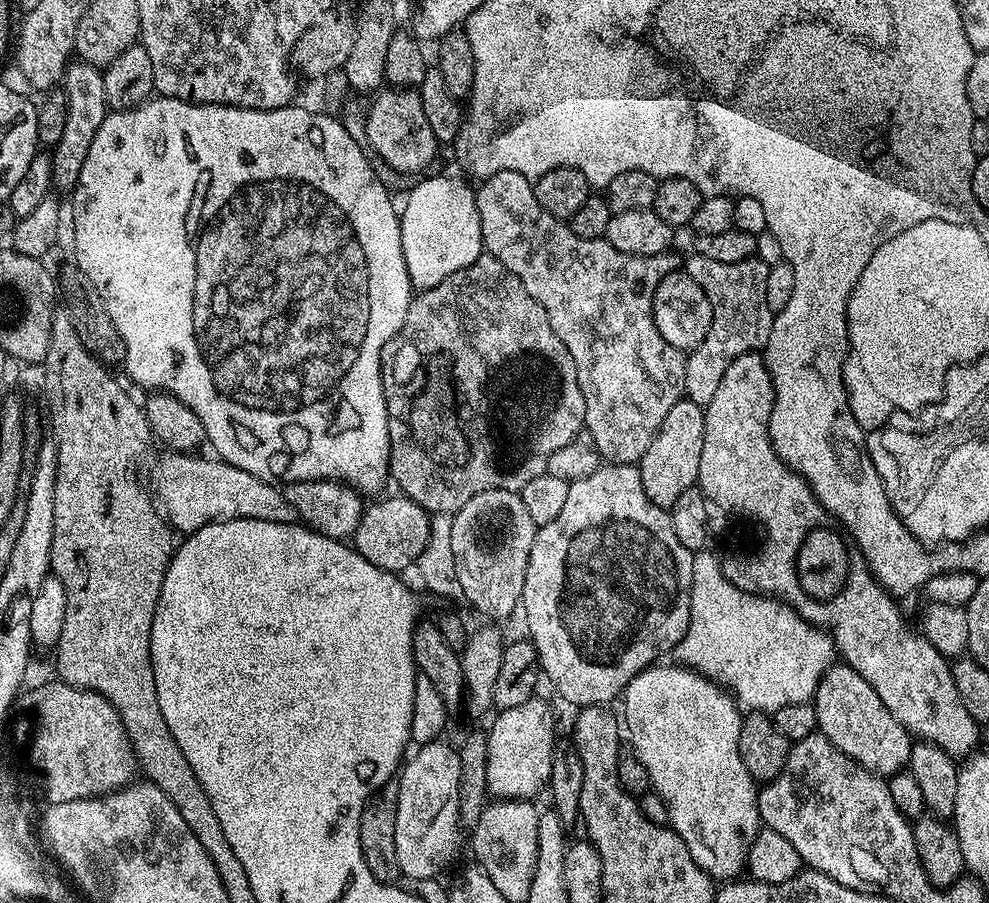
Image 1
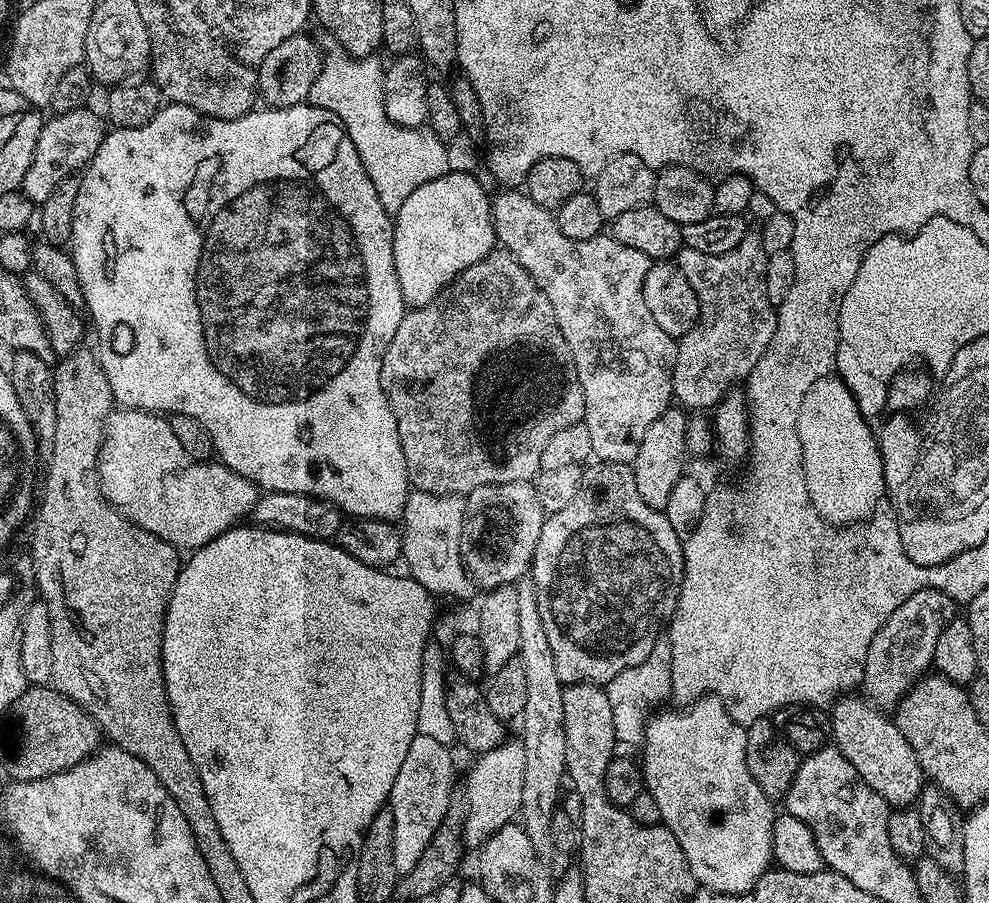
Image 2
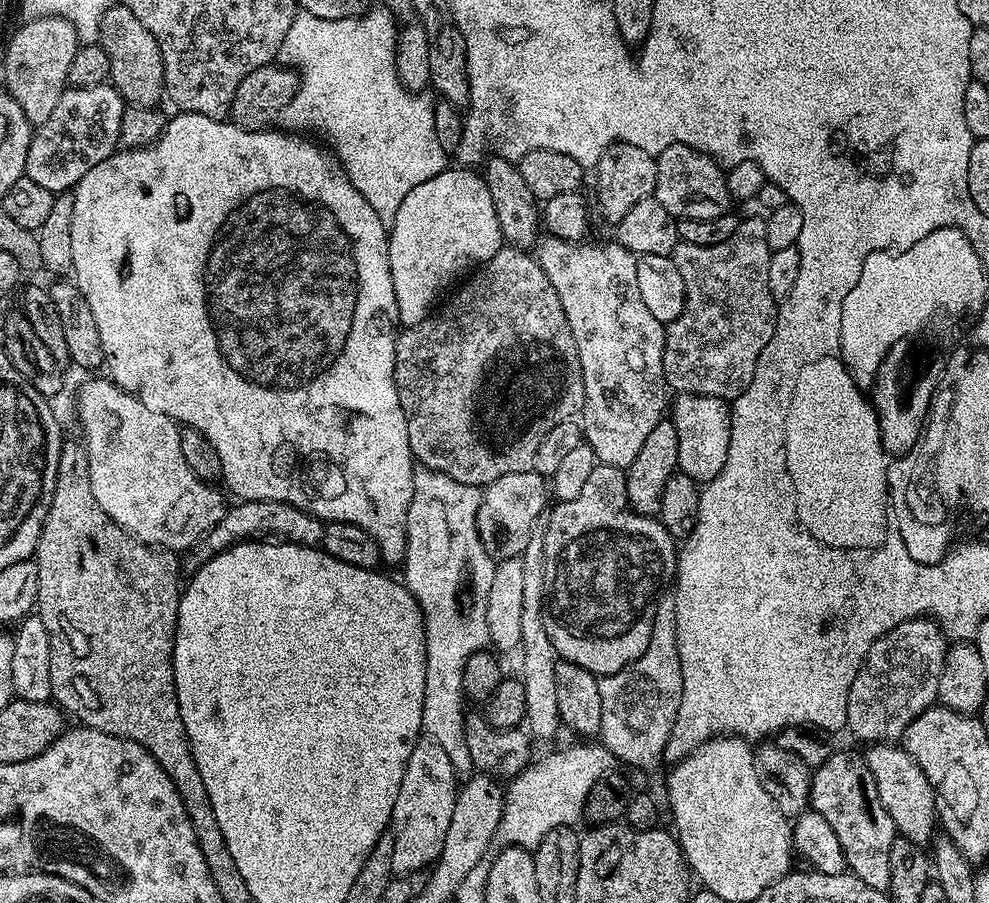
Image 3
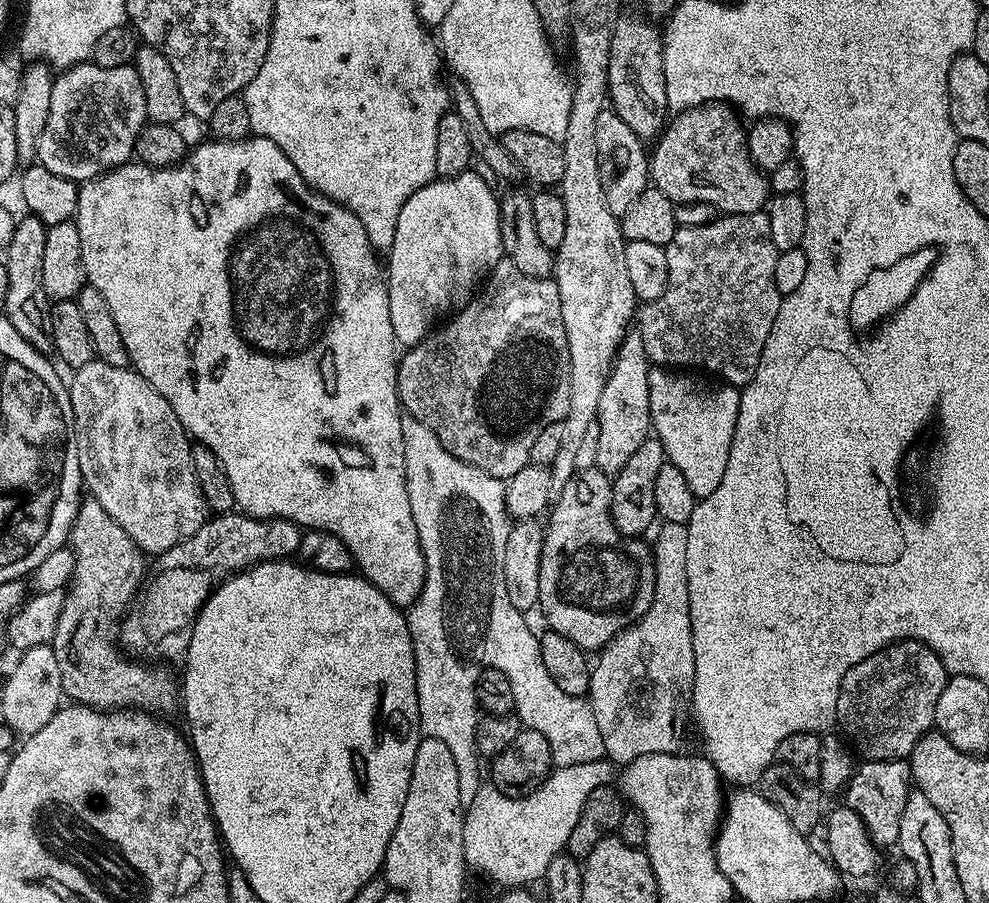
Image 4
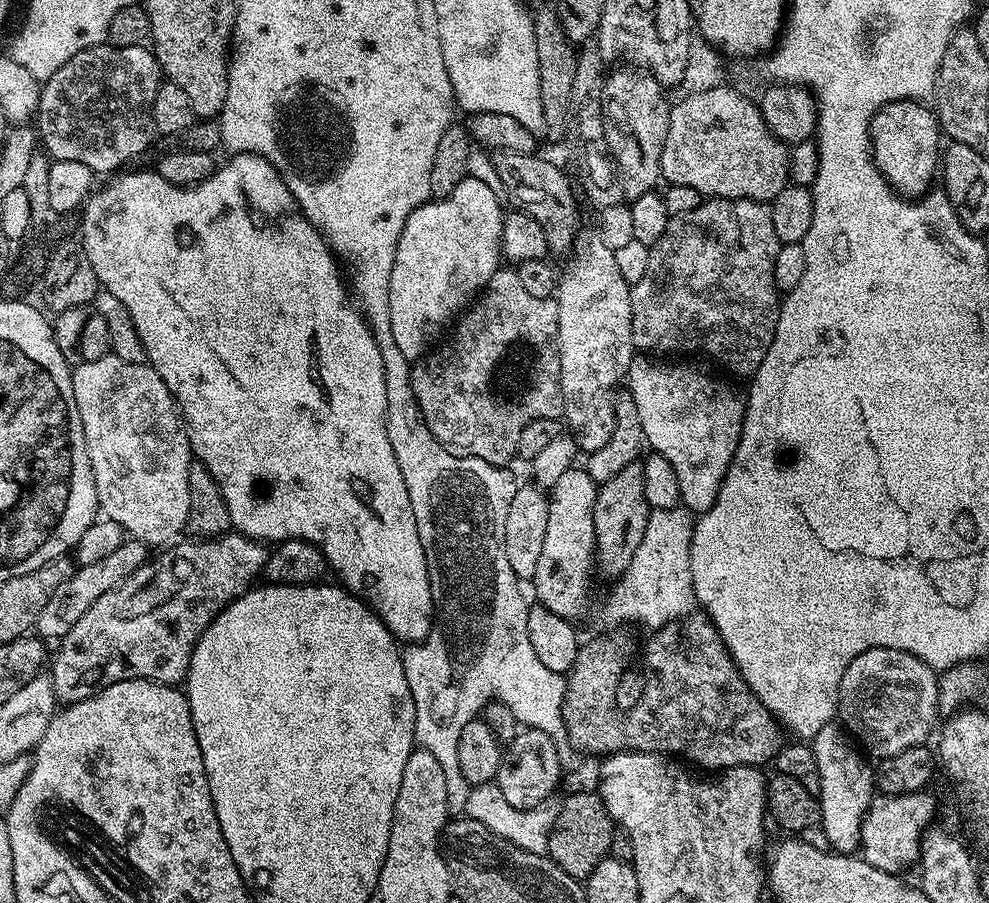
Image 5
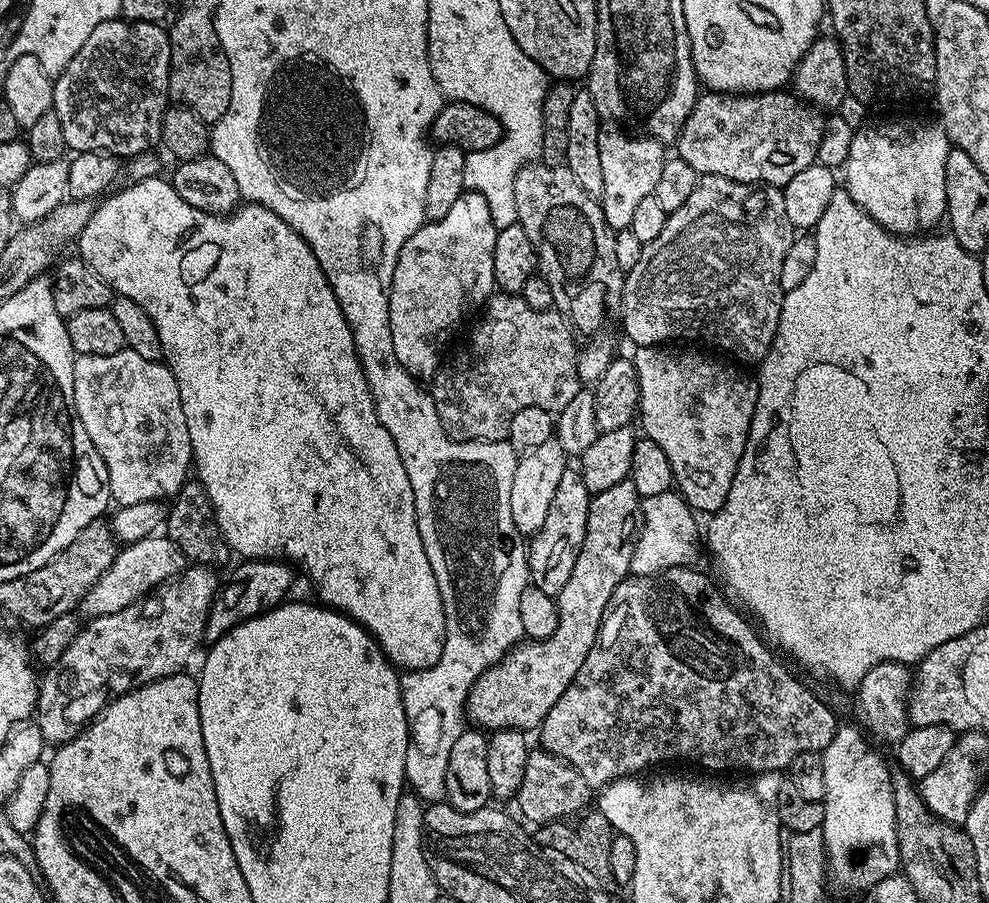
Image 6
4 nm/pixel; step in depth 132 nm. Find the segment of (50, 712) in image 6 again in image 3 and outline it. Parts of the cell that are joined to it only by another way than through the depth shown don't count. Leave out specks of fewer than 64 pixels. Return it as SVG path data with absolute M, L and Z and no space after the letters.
M242 500L232 505L225 511L222 522L218 522L218 526L214 526L214 530L210 530L206 537L206 545L208 544L208 552L215 554L225 552L228 548L233 548L235 544L243 544L245 542L260 542L275 530L277 537L283 538L285 541L301 544L307 548L317 547L324 539L325 521L320 520L317 516L311 516L309 512L303 512L300 508L290 506L286 502L278 502L277 500Z

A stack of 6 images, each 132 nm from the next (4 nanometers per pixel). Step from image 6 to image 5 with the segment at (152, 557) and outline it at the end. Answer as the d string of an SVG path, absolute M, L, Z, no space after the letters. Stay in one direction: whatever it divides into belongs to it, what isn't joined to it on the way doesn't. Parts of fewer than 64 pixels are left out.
M128 538L125 539L124 544L118 546L118 550L107 555L106 558L84 567L77 567L71 578L62 586L58 586L58 590L54 590L50 602L42 606L42 614L38 614L34 625L35 635L44 642L59 641L60 637L70 630L70 626L74 626L74 622L78 622L78 618L82 618L82 614L86 614L86 610L90 610L90 606L98 602L98 598L102 598L102 594L114 590L127 576L134 574L134 570L148 563L149 559L149 545L142 543L141 540Z

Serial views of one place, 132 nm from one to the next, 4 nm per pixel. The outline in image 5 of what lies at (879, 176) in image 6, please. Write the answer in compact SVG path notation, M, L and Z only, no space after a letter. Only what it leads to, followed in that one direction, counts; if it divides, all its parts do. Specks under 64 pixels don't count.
M895 100L886 104L872 115L870 125L872 134L872 161L878 170L888 179L889 184L899 195L905 198L919 198L933 187L932 179L937 179L938 165L942 160L942 133L935 111L927 103L919 100Z

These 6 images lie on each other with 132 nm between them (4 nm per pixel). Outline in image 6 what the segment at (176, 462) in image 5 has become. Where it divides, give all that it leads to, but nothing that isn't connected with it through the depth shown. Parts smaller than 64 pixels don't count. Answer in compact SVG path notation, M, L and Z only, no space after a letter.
M124 347L118 354L77 356L74 406L103 458L117 505L175 497L190 476L192 447L172 369Z

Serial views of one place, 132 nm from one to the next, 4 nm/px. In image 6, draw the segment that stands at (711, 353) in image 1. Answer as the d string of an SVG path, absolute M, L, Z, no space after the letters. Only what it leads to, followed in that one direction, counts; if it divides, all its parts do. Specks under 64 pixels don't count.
M700 176L694 191L678 210L669 212L662 234L644 245L638 263L624 278L624 332L636 346L701 340L746 363L764 359L774 342L782 314L782 262L790 250L794 229L786 218L784 193L776 186L734 182L721 176Z

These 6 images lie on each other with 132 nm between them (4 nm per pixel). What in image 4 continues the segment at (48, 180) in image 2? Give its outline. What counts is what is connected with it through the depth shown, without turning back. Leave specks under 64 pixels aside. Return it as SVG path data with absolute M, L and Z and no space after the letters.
M91 62L78 63L63 69L52 81L50 118L46 118L46 130L42 130L42 138L38 138L36 160L43 168L50 170L50 174L58 174L67 180L94 180L133 159L138 134L147 123L149 118L142 78L138 78L132 64L107 68Z

